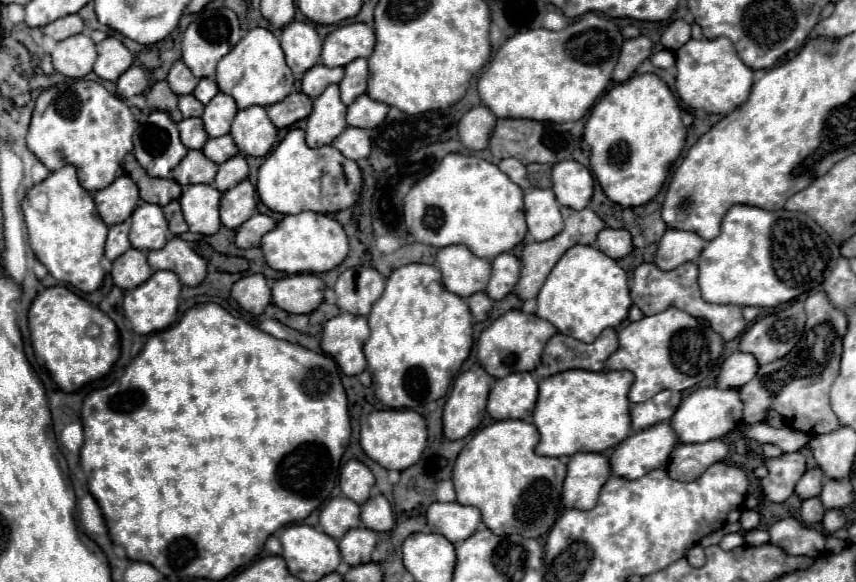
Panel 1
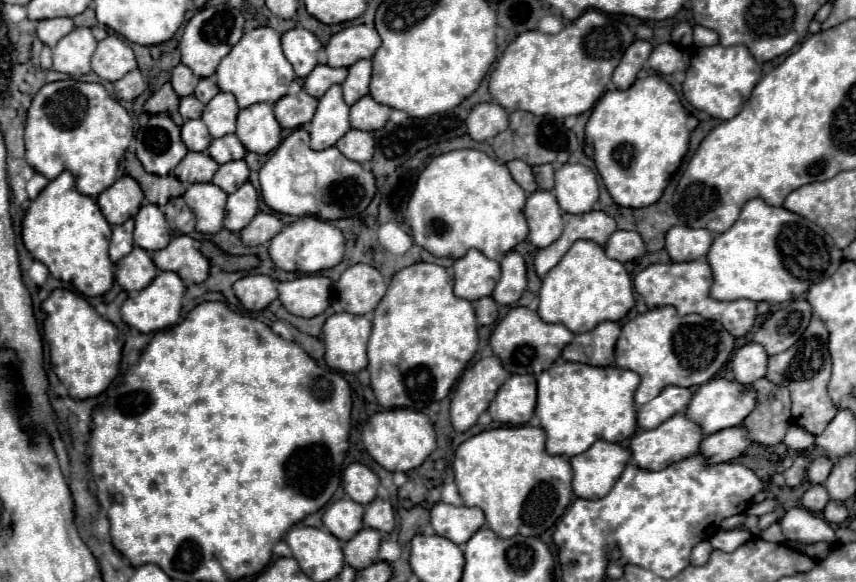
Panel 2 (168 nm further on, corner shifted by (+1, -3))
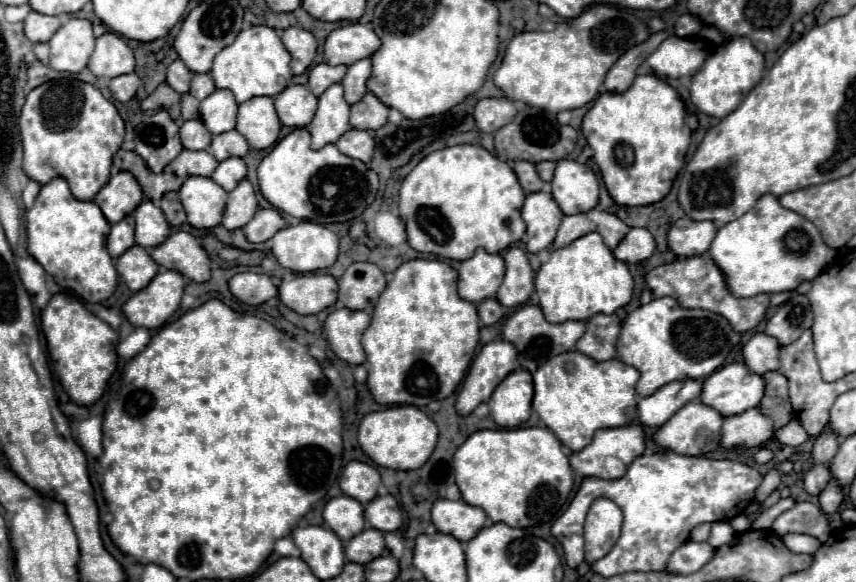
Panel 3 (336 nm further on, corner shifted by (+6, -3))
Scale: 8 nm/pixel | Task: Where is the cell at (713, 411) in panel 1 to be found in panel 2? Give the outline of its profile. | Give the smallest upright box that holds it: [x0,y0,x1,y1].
[684,378,756,436]

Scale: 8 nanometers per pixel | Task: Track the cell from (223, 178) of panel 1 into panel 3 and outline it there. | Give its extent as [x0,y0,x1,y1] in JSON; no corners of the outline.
[213,158,247,190]

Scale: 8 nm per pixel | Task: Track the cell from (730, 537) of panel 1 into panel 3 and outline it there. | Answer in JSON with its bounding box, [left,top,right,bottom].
[707,522,735,548]

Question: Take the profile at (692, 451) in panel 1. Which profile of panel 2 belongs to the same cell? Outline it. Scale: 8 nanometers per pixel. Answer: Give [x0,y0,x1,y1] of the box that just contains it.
[698,426,752,464]

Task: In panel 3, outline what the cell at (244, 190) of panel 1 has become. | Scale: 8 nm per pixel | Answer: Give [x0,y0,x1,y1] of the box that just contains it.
[221,180,259,230]

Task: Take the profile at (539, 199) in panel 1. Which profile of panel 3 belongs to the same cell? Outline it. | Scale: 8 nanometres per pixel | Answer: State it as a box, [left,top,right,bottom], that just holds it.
[521,192,563,252]

